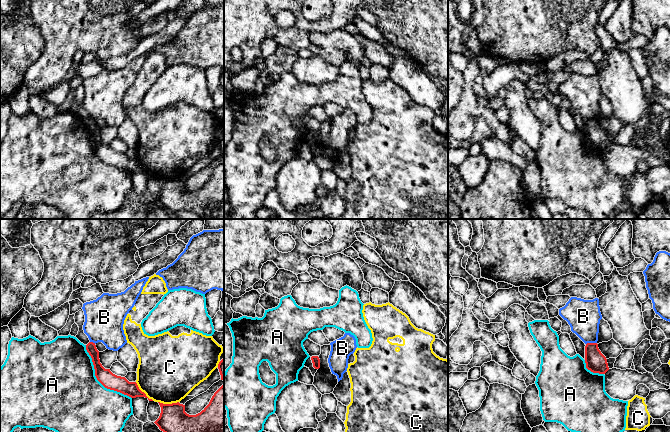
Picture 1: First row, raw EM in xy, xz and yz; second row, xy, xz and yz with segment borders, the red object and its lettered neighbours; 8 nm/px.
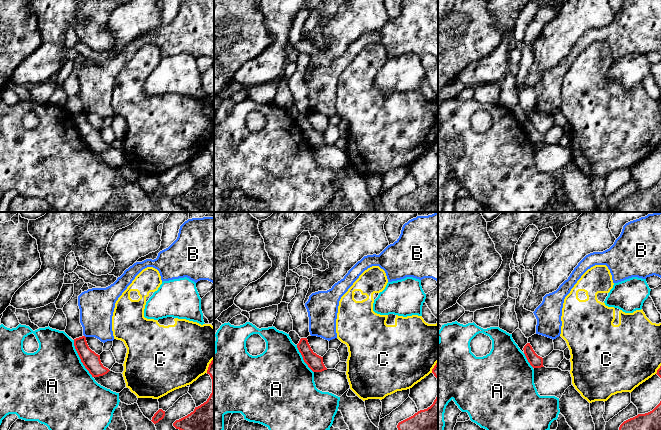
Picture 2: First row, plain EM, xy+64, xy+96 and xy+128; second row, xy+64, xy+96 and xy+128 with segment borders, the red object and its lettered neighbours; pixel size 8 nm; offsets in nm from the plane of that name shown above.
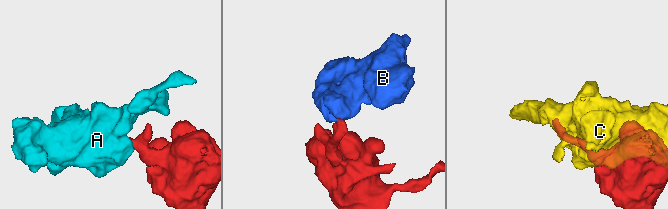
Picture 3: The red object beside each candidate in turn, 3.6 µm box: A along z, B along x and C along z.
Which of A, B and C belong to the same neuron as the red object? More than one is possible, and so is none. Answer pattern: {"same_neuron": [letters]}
{"same_neuron": []}

